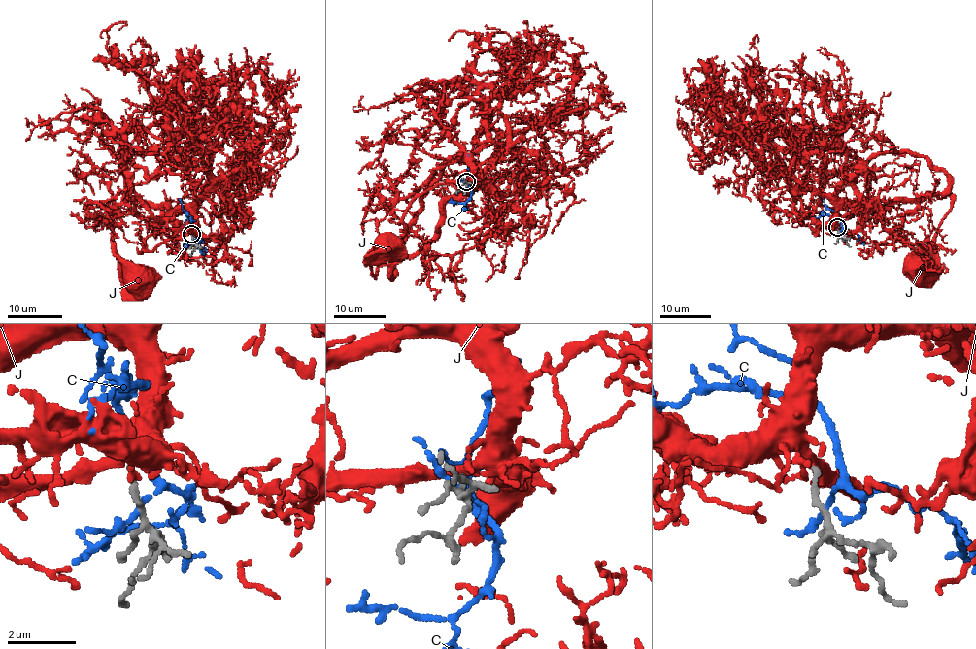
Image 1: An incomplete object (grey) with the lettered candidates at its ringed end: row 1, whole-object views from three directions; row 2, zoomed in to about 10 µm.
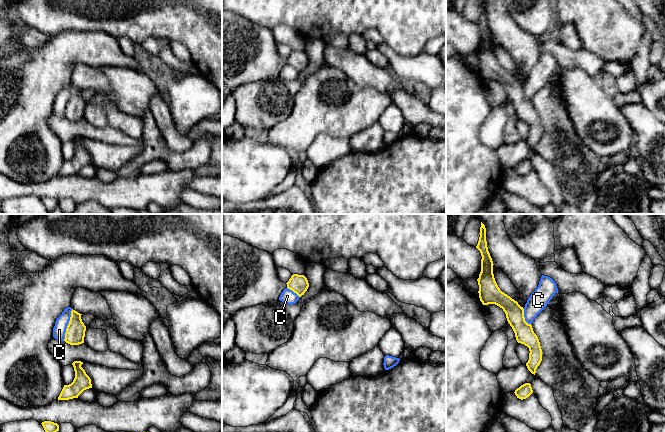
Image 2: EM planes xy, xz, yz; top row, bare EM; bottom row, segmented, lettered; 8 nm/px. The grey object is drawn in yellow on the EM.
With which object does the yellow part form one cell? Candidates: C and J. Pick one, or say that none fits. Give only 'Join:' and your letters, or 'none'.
Join: J

